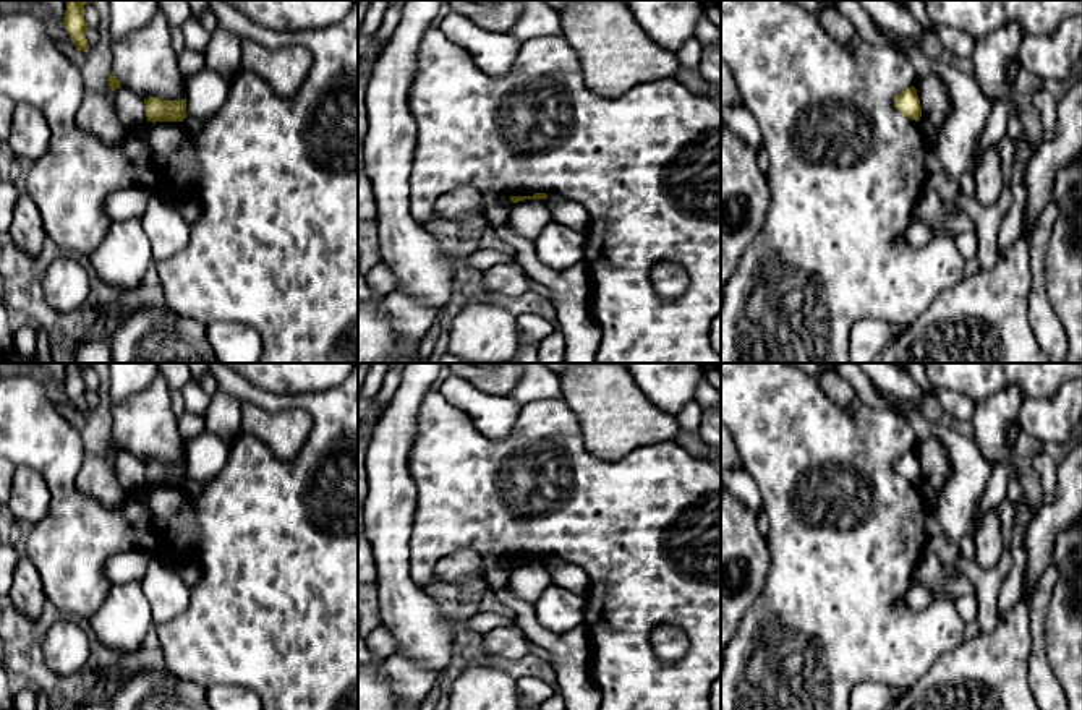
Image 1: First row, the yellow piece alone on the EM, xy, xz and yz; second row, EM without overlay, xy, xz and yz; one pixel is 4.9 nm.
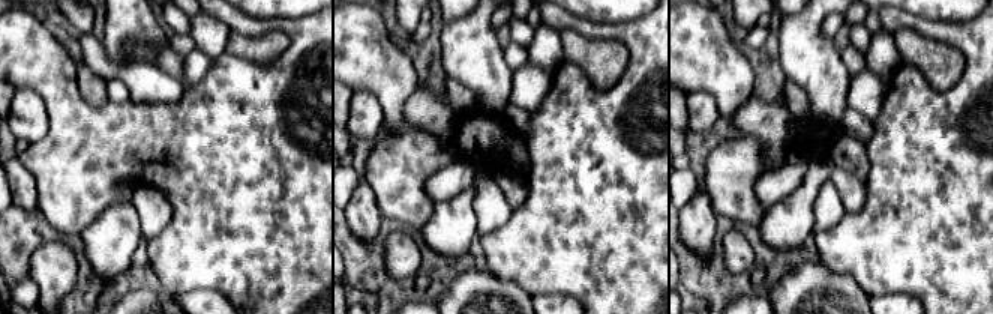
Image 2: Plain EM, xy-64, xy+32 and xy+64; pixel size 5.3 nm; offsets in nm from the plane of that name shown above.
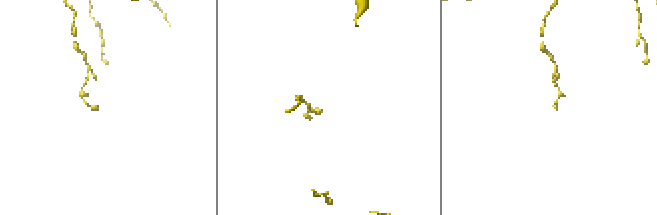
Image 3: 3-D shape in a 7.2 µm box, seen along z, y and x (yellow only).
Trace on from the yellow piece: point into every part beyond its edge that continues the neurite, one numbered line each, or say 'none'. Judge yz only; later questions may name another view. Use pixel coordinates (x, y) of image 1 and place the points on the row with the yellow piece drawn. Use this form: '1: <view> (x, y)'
none

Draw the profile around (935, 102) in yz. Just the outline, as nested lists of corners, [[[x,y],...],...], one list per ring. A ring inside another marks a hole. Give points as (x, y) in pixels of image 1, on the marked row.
[[[928,75],[917,76],[914,88],[917,89],[920,107],[923,110],[922,117],[936,133],[939,133],[952,110],[946,84],[938,76]]]

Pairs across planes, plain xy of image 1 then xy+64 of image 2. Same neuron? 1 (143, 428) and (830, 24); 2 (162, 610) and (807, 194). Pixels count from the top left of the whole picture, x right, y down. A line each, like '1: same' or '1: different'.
1: different
2: different

